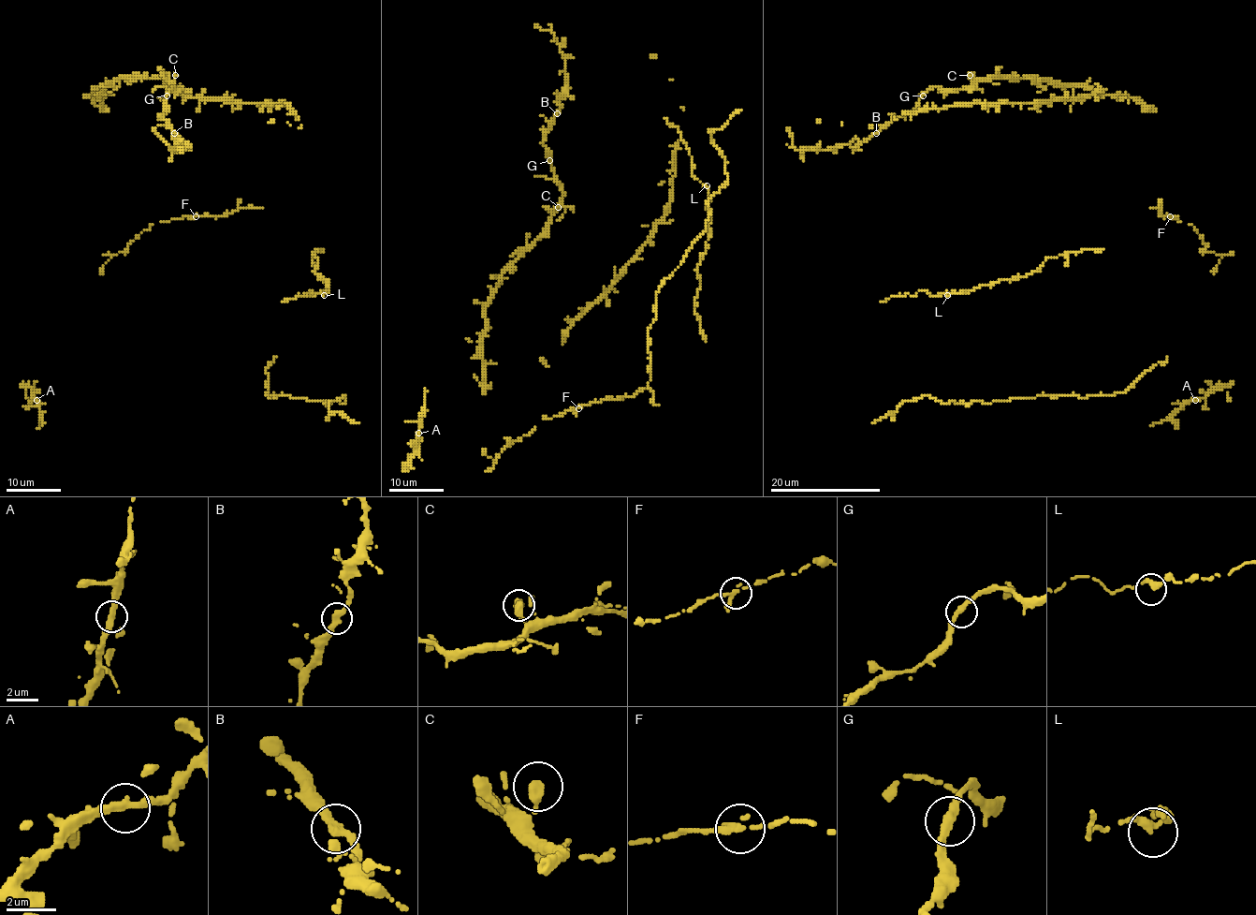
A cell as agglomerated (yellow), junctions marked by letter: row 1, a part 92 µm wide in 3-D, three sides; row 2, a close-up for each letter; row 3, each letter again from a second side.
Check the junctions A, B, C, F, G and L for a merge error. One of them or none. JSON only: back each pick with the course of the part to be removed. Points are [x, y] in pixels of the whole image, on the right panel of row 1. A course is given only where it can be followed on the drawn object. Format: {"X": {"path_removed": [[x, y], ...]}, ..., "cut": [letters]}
{"cut": []}

